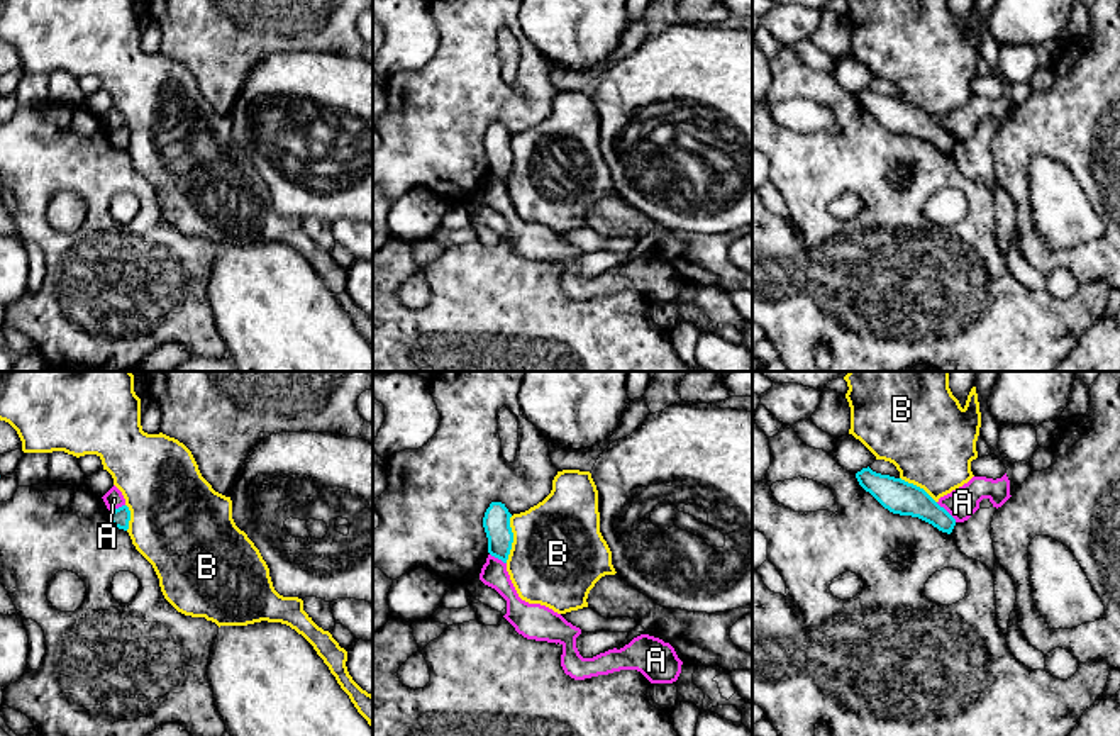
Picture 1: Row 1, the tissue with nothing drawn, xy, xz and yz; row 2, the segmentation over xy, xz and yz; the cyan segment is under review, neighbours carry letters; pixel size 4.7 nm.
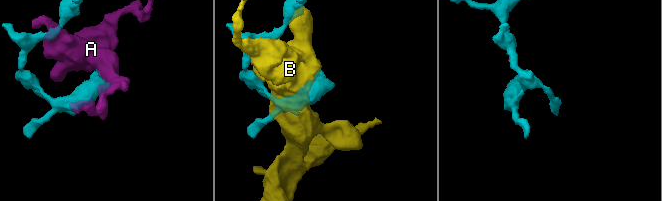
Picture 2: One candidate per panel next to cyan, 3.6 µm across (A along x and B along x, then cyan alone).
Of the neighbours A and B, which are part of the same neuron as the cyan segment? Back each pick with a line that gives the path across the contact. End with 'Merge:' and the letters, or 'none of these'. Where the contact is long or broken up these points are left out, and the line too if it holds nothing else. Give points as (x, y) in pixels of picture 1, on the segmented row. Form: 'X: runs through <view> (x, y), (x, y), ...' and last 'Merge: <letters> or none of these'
Merge: none of these

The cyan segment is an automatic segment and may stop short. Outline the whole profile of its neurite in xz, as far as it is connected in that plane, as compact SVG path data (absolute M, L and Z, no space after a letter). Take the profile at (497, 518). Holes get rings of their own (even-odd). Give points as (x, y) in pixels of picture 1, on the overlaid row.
M491 502L483 517L488 553L503 563L507 563L513 543L510 517L512 514L502 502Z

